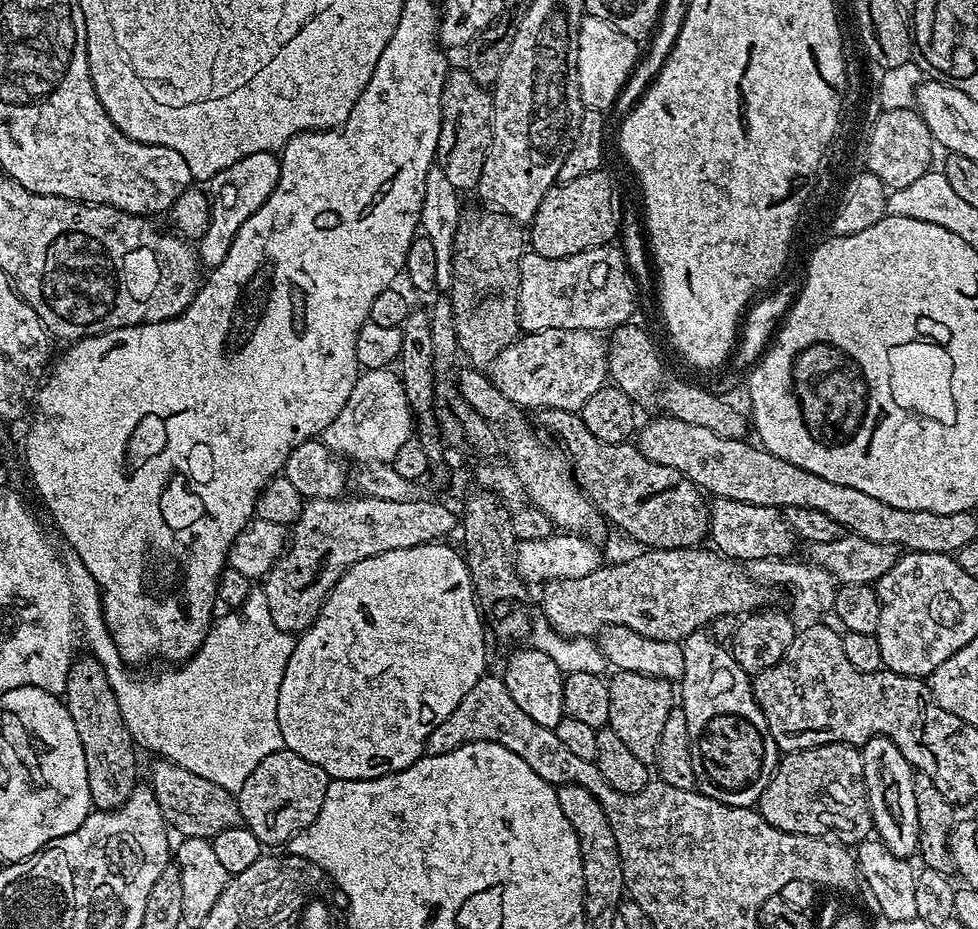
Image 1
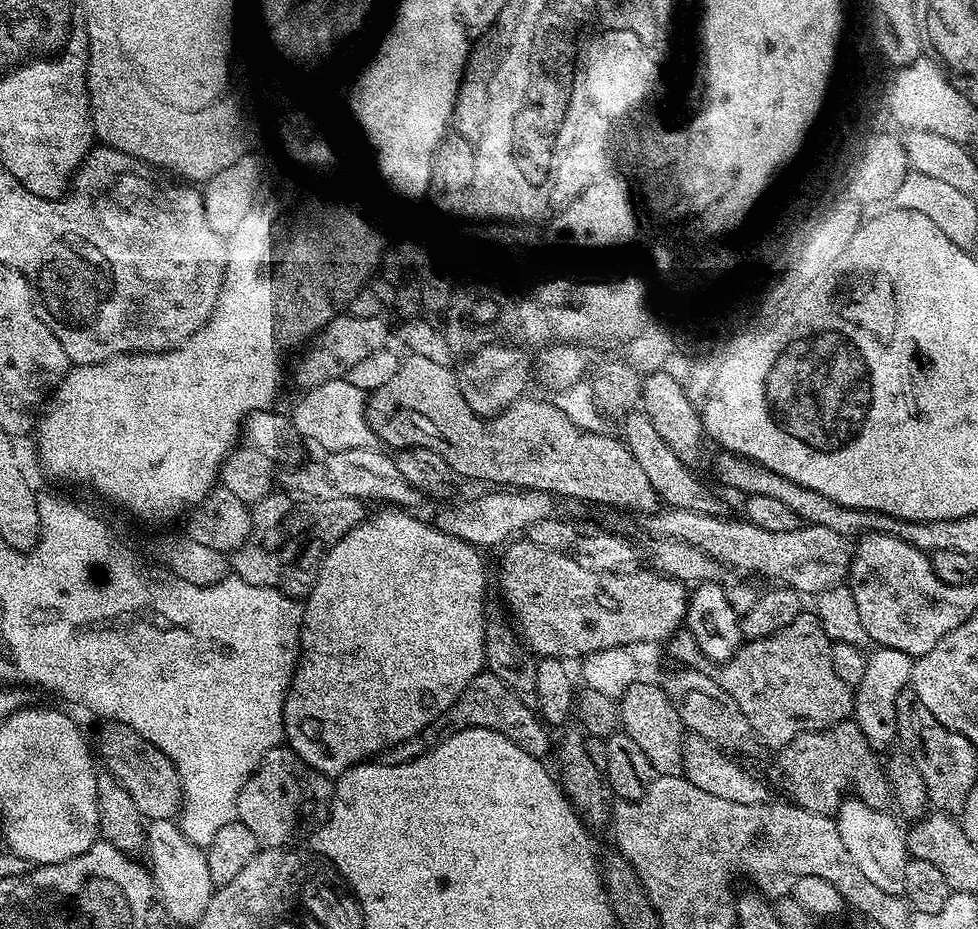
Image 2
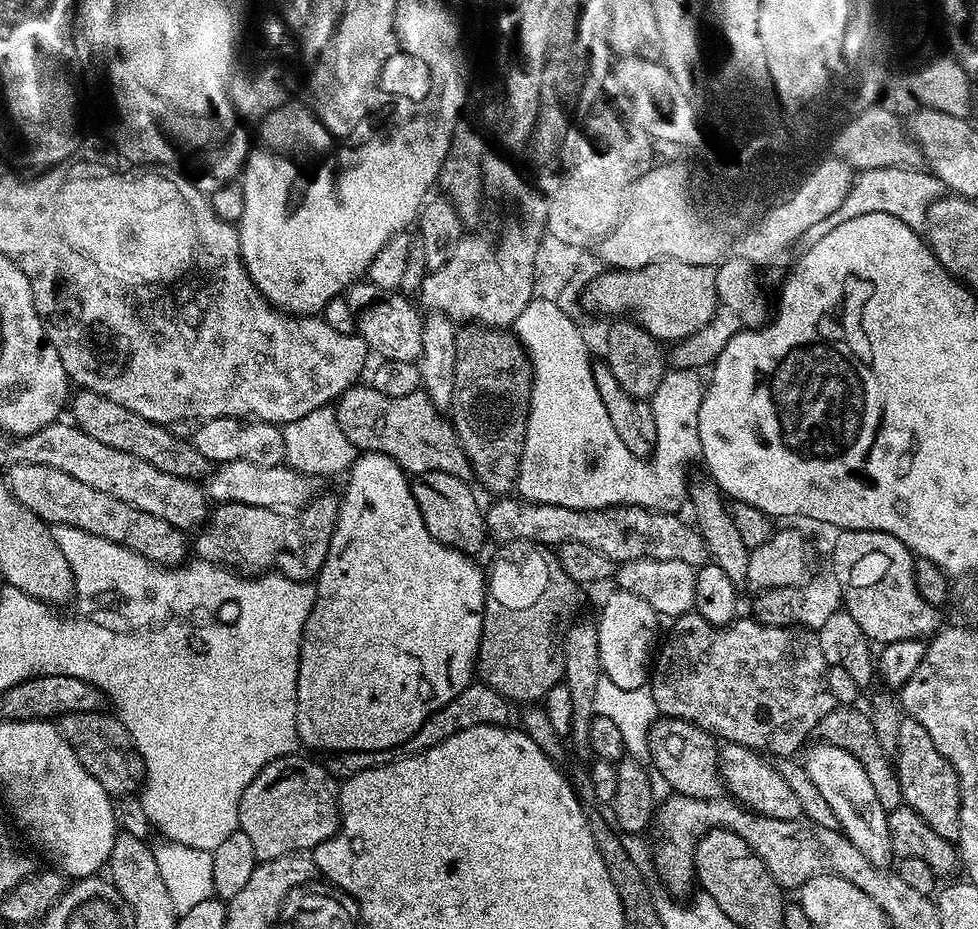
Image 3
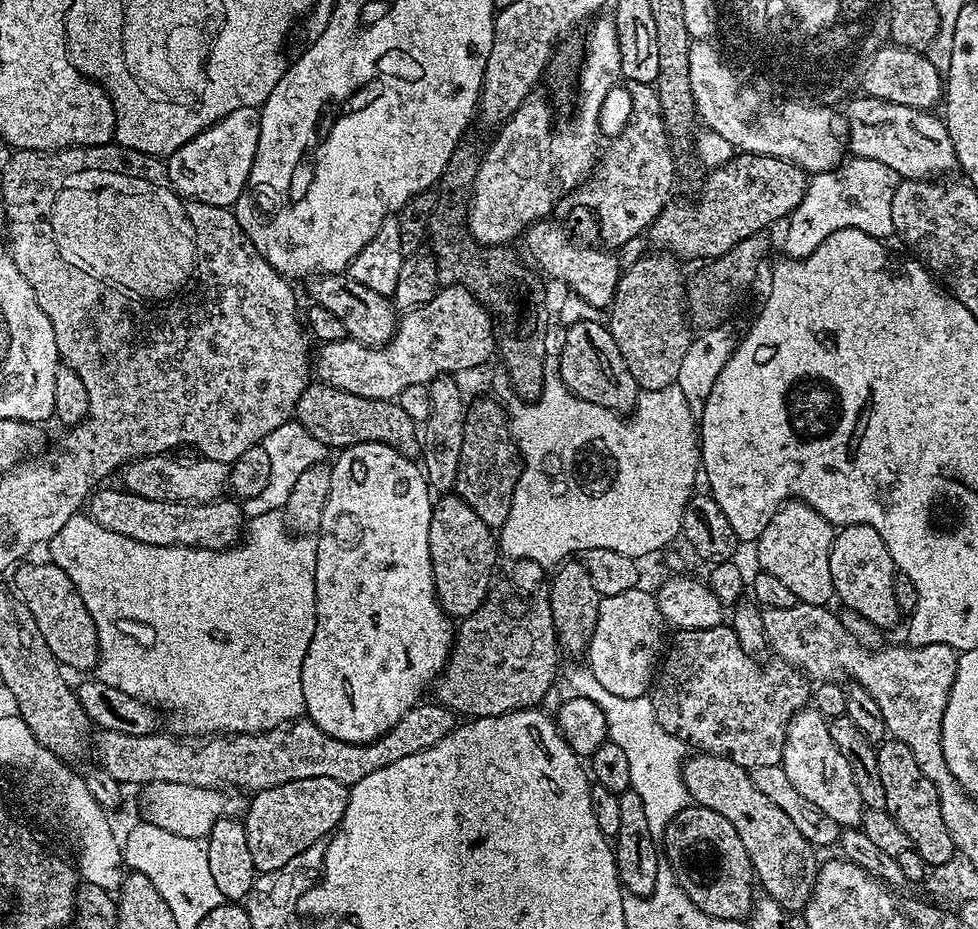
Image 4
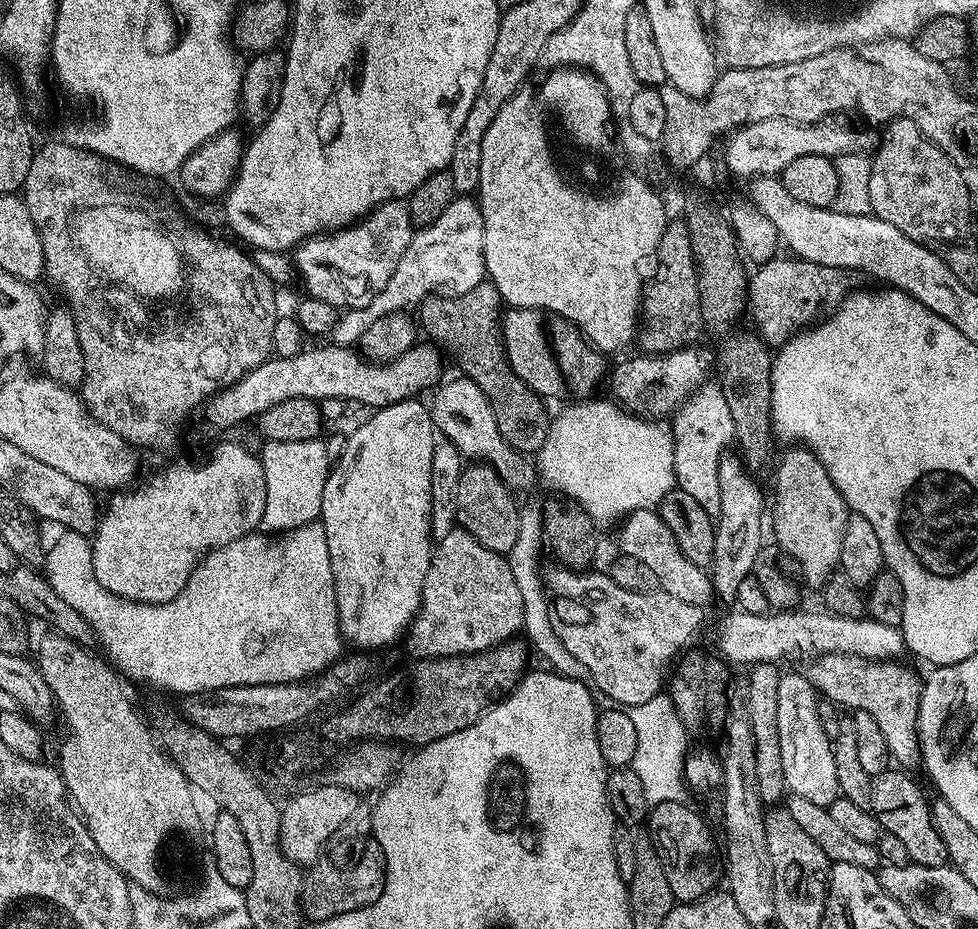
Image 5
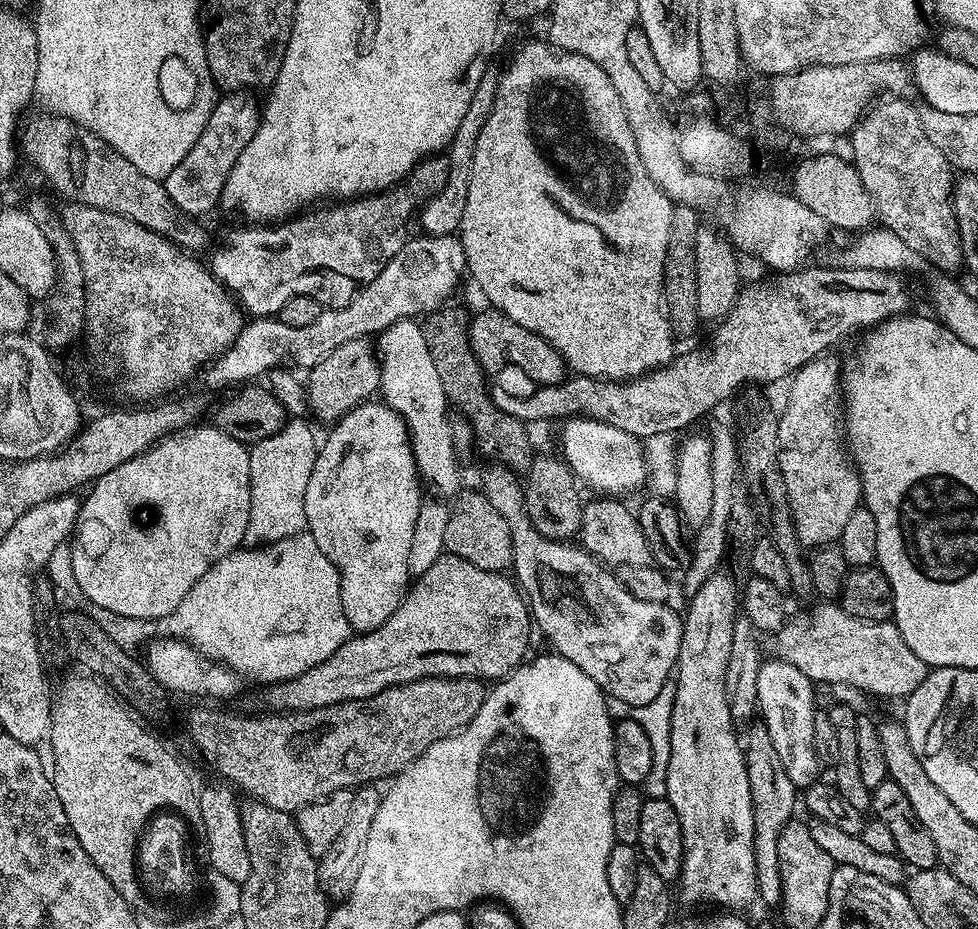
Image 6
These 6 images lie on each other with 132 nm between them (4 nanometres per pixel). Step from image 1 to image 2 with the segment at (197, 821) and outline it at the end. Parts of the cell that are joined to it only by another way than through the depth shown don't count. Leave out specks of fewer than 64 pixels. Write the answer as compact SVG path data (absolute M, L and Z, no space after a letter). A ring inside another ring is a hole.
M104 722L99 725L100 733L94 740L94 752L104 763L103 771L115 778L120 783L122 790L130 794L134 806L138 806L141 816L145 821L172 820L179 817L182 812L182 793L180 791L180 775L178 770L154 747L146 738L134 734L125 724Z

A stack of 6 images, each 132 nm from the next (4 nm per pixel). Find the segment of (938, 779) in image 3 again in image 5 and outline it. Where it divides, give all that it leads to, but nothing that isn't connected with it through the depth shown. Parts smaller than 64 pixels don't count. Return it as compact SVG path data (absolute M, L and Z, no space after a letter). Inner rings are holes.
M889 770L874 777L870 811L876 816L887 835L899 838L904 843L913 864L945 867L950 860L948 847L932 820L929 797L924 797L923 790L916 785L916 780L912 776L915 775L904 770Z

